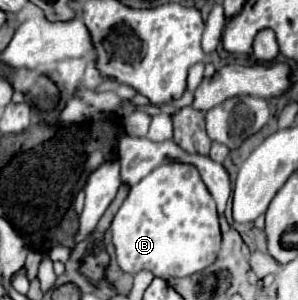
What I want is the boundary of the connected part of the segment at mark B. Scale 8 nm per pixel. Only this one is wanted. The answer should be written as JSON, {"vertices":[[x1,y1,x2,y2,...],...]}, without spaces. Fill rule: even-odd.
{"vertices":[[163,161,155,171,129,189,113,223,117,263,125,273,143,269,157,277,181,279,209,267,219,253,221,229,215,201,193,165]]}

